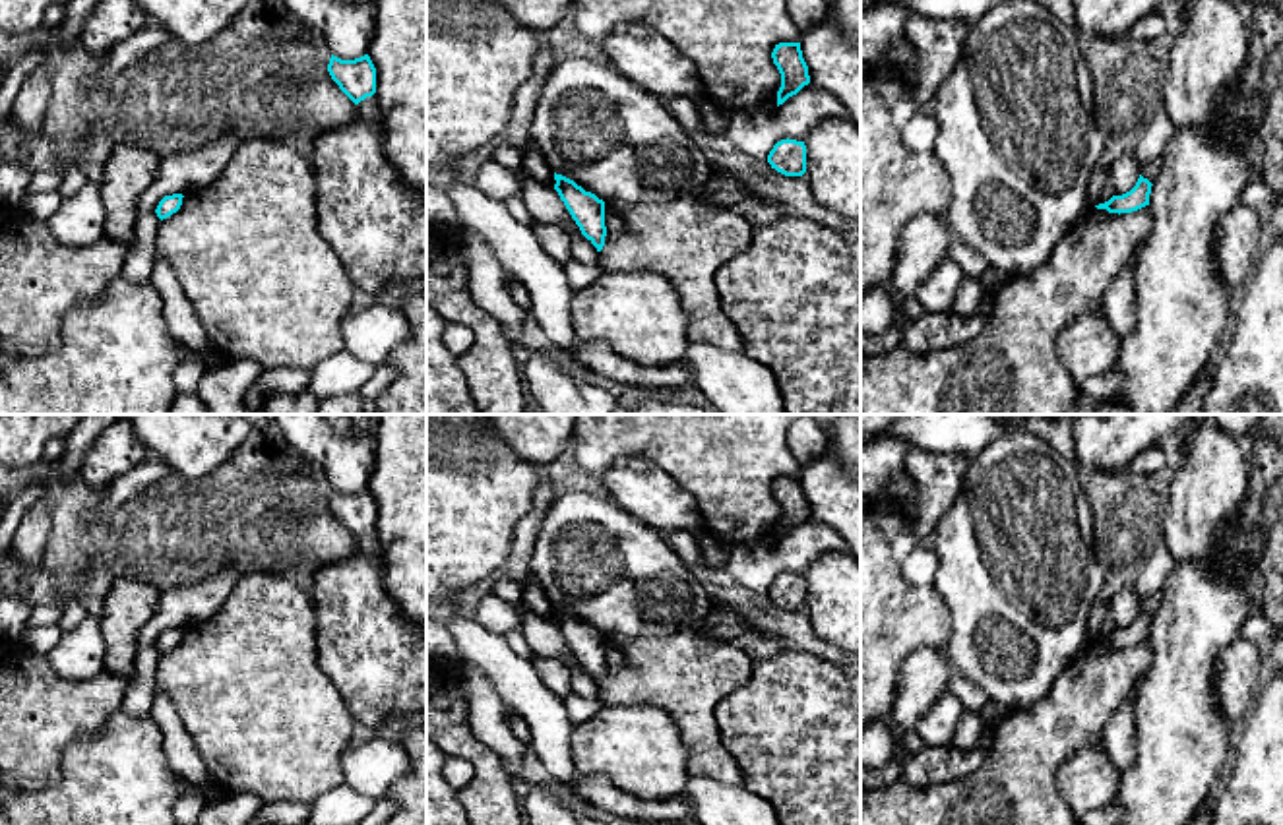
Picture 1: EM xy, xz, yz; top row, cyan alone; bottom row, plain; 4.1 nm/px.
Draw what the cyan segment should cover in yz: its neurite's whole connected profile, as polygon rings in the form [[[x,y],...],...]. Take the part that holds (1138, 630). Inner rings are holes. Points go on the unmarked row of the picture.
[[[1140,608],[1136,620],[1122,627],[1112,629],[1109,635],[1095,639],[1097,643],[1107,643],[1109,647],[1132,647],[1149,639],[1151,616]]]

